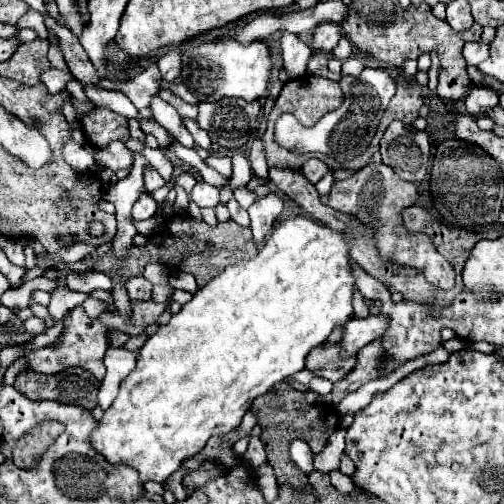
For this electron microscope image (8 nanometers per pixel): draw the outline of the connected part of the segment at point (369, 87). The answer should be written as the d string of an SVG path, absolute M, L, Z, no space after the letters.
M365 68L357 78L343 76L339 84L345 94L345 104L335 110L335 116L323 116L313 128L306 128L292 114L285 113L275 122L275 142L291 152L321 152L339 162L353 160L355 156L365 152L385 108L389 106L389 100L397 92L397 84L385 70L379 68Z

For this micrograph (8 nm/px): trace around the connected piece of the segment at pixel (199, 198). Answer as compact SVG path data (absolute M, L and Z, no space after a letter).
M199 180L197 182L197 186L193 188L193 192L191 192L191 200L197 204L197 206L201 206L201 208L215 208L221 200L219 200L219 188L217 186L211 186L211 184L207 184L207 182L203 182L203 180Z

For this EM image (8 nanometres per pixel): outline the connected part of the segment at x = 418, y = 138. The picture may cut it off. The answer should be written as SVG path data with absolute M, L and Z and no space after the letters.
M393 120L381 138L381 158L407 182L421 182L431 169L431 141L427 132L417 132L399 120Z

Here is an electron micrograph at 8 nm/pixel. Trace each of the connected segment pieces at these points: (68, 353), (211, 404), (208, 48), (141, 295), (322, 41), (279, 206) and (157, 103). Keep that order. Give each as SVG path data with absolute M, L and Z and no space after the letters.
M77 306L71 310L69 324L61 332L61 340L53 346L45 346L39 350L25 350L23 356L27 358L27 370L33 374L59 374L67 368L83 368L87 370L95 380L103 380L105 366L103 366L103 354L109 348L107 342L107 328L101 320L89 318L83 310L83 306Z
M291 216L285 222L281 222L279 226L273 228L271 236L263 242L263 246L259 248L257 256L251 260L243 260L235 266L225 268L223 274L215 276L209 284L205 284L203 288L199 288L193 298L177 312L171 316L171 320L163 326L157 328L157 332L145 342L145 346L139 350L137 354L137 368L135 372L131 372L119 388L119 394L115 398L115 402L105 410L103 418L97 422L97 430L91 432L89 440L93 444L93 448L105 456L105 460L109 464L125 464L133 470L139 472L139 482L145 484L147 480L153 480L157 484L163 484L179 466L183 460L195 456L197 452L203 450L203 446L207 444L207 440L215 434L227 434L231 430L235 430L241 424L243 414L251 408L253 400L257 396L261 396L263 392L267 392L275 382L281 382L297 372L301 372L305 368L305 356L311 348L319 346L325 342L325 338L333 332L335 326L345 326L353 306L351 306L351 296L353 296L353 286L355 286L355 278L351 274L349 268L349 246L343 238L341 232L335 232L327 226L323 226L321 222L307 218L307 216Z
M229 38L215 44L199 44L183 50L181 60L183 60L181 78L187 84L187 88L195 92L199 102L221 100L221 98L243 98L251 102L267 94L273 62L269 48L261 40L241 44Z
M133 276L125 284L127 294L131 300L149 300L151 298L151 282L147 282L143 276Z
M325 22L317 26L313 34L313 52L331 52L337 46L337 42L341 40L341 36L343 32L341 32L341 26L337 24Z
M269 194L267 198L257 200L255 204L249 206L251 232L253 232L253 242L255 244L263 242L263 238L273 228L273 222L279 218L281 210L283 210L283 200L277 194Z
M155 96L151 100L151 110L153 110L153 118L183 146L193 148L195 140L193 136L187 132L187 128L181 124L181 116L177 114L177 110L173 106L169 106L165 100L161 100L159 96Z

